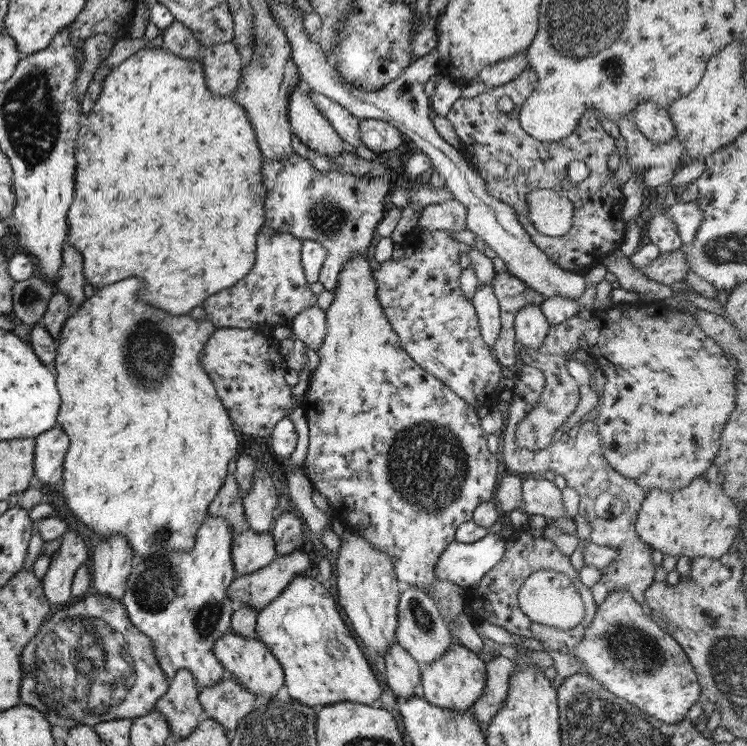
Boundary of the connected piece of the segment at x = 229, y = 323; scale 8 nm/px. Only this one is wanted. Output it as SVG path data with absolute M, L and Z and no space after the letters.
M263 224L256 236L253 267L241 281L202 302L205 320L215 329L246 330L263 322L287 327L299 310L315 306L317 296L309 290L301 268L300 245L301 241L292 234L274 231Z

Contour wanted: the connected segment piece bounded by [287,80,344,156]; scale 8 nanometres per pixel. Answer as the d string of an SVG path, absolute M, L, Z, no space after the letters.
M299 80L289 95L287 116L290 132L308 149L325 156L337 156L344 152L343 142L331 123L321 114L318 106L310 99L310 91Z

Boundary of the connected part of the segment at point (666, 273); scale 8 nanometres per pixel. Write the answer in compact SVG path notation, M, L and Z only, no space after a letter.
M681 246L668 253L659 253L658 257L639 272L646 276L647 280L662 285L673 285L684 279L689 271L686 260L686 246Z

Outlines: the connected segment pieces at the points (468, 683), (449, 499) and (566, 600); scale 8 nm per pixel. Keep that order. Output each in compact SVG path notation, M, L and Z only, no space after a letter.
M453 643L436 660L421 667L420 684L423 698L433 706L450 711L467 711L481 696L485 686L485 655L479 656L460 643Z
M363 253L349 259L341 268L339 284L332 291L333 302L324 311L326 332L323 342L316 350L319 357L317 366L308 377L308 386L305 389L299 407L304 411L308 424L308 451L301 466L304 475L310 480L312 488L325 496L332 509L331 518L341 521L349 530L360 534L371 547L388 554L393 563L394 573L400 585L414 584L417 589L428 590L432 582L436 582L435 565L439 555L445 547L454 540L456 528L465 521L472 520L474 508L479 504L492 499L494 489L503 472L498 455L489 453L486 435L480 427L476 410L470 409L450 388L447 388L439 379L425 372L399 346L395 332L391 330L381 306L375 298L375 282L371 278L371 268Z
M543 569L529 574L519 587L517 598L521 612L537 624L570 629L582 622L584 617L584 604L570 578L551 569Z

